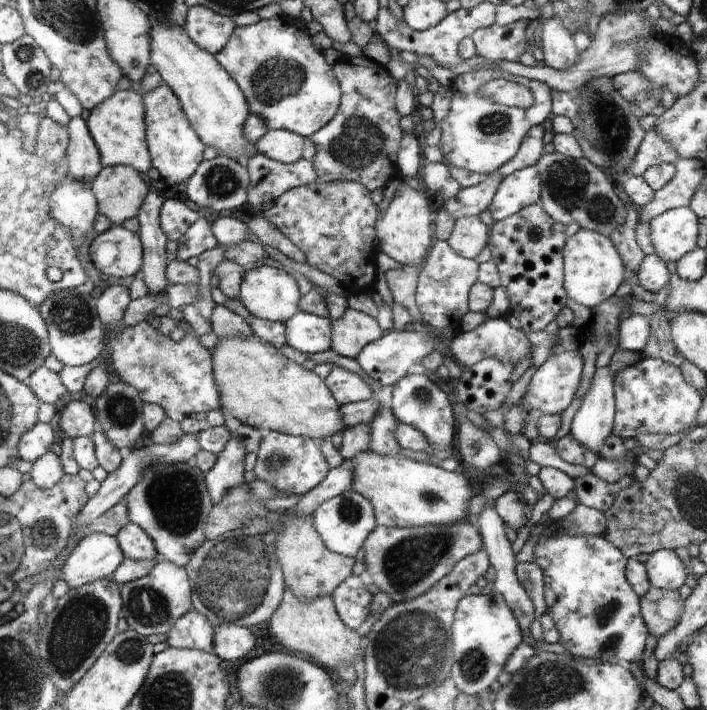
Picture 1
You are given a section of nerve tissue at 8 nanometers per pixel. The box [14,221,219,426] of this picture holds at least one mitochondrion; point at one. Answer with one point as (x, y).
(70, 314)

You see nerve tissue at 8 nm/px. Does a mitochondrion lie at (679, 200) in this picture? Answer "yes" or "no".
no

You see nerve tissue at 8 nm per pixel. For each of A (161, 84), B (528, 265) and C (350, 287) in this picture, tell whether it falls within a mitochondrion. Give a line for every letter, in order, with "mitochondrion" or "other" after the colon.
A: other
B: other
C: other

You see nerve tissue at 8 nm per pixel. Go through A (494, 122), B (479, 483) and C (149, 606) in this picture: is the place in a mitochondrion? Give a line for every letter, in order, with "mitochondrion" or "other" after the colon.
A: mitochondrion
B: other
C: mitochondrion

